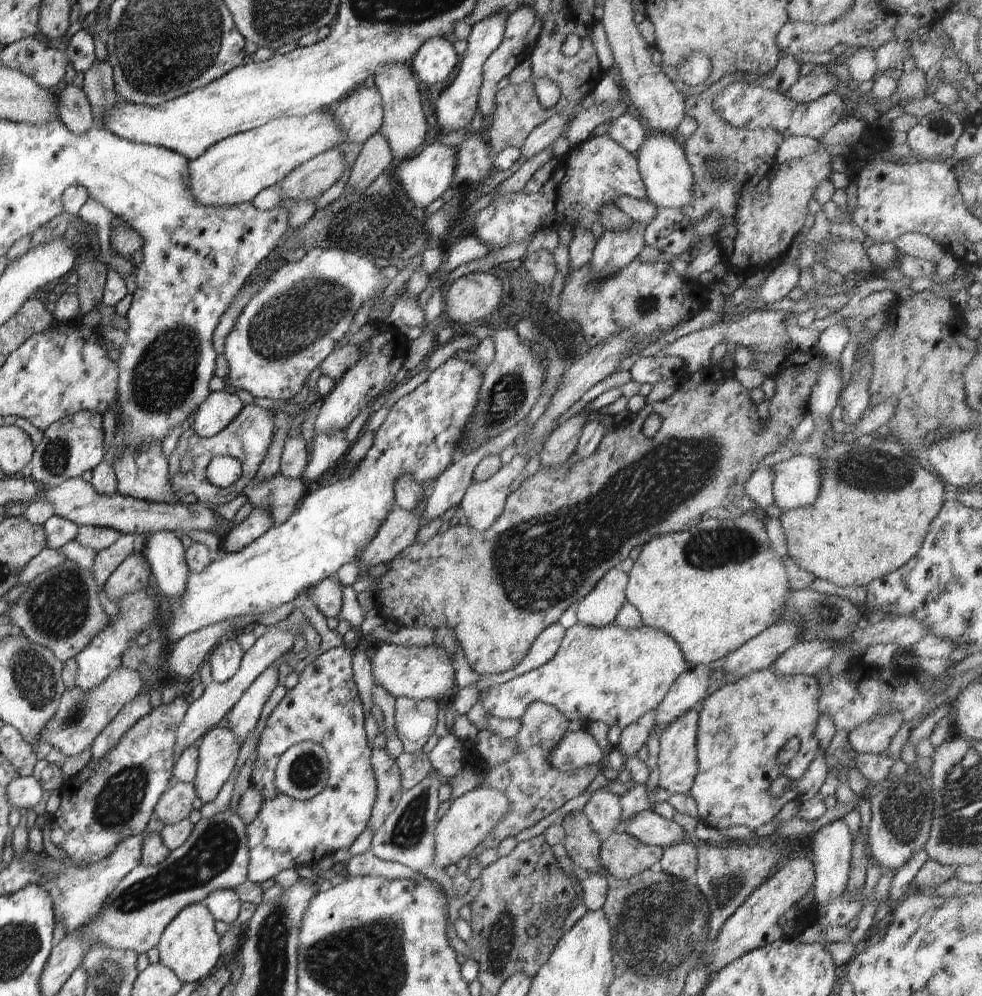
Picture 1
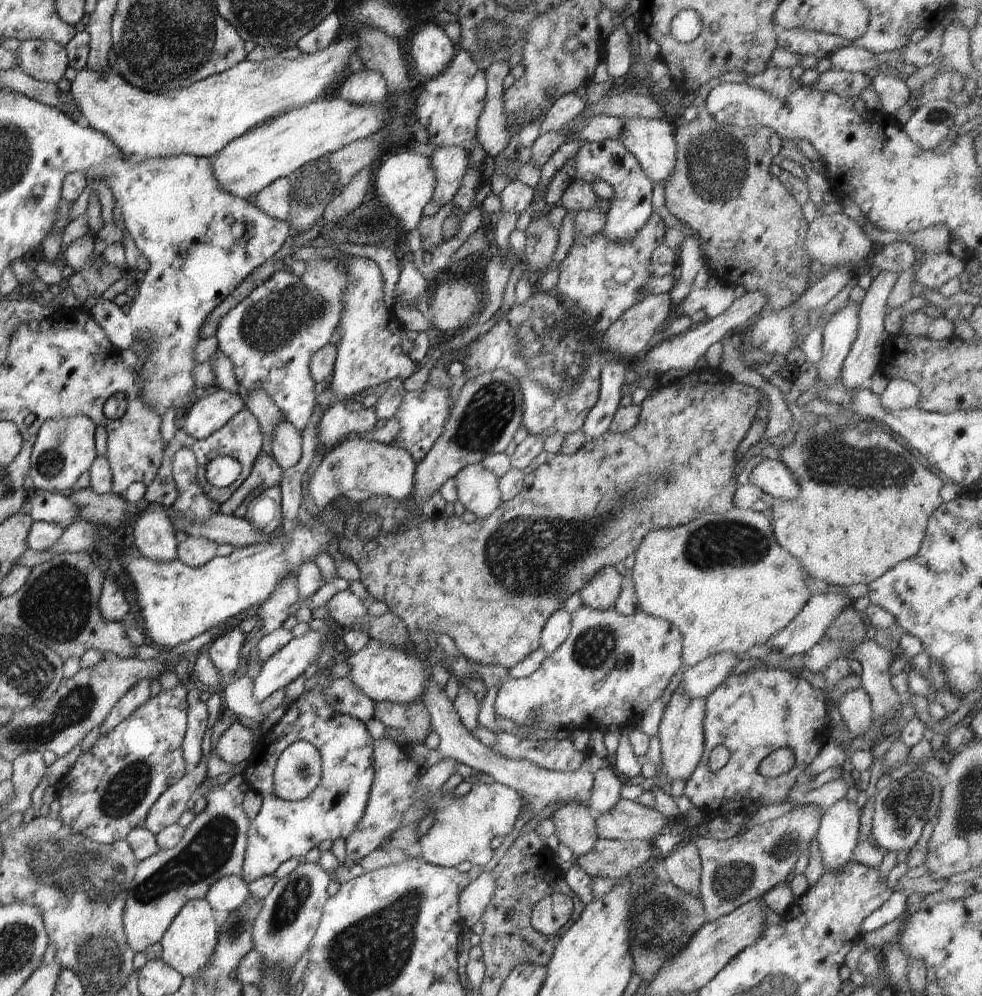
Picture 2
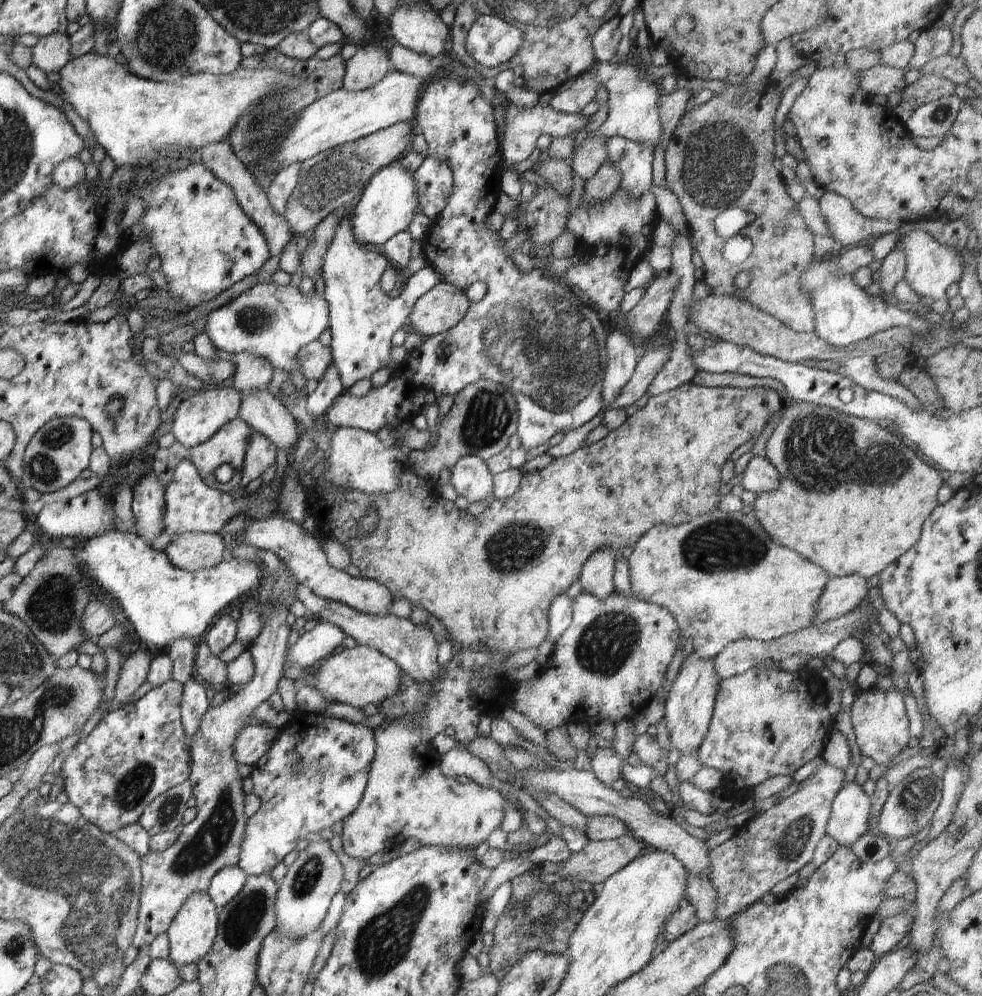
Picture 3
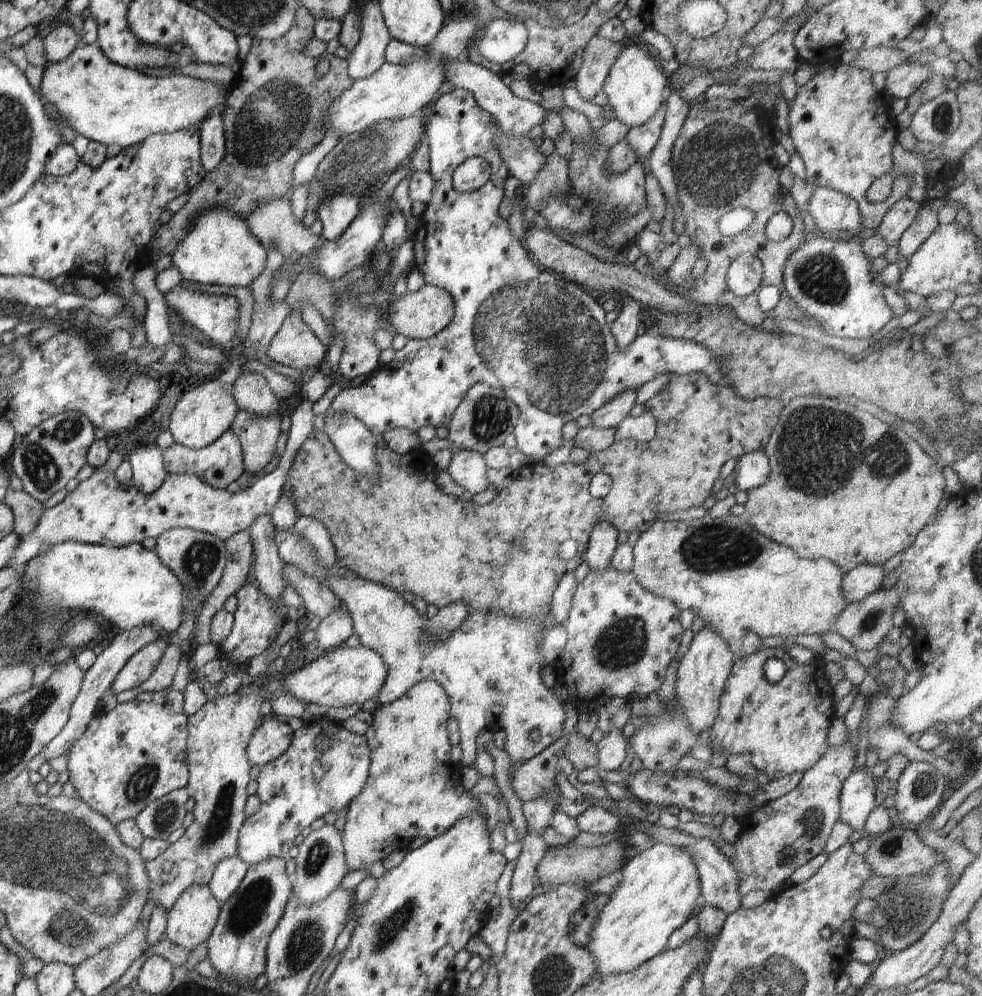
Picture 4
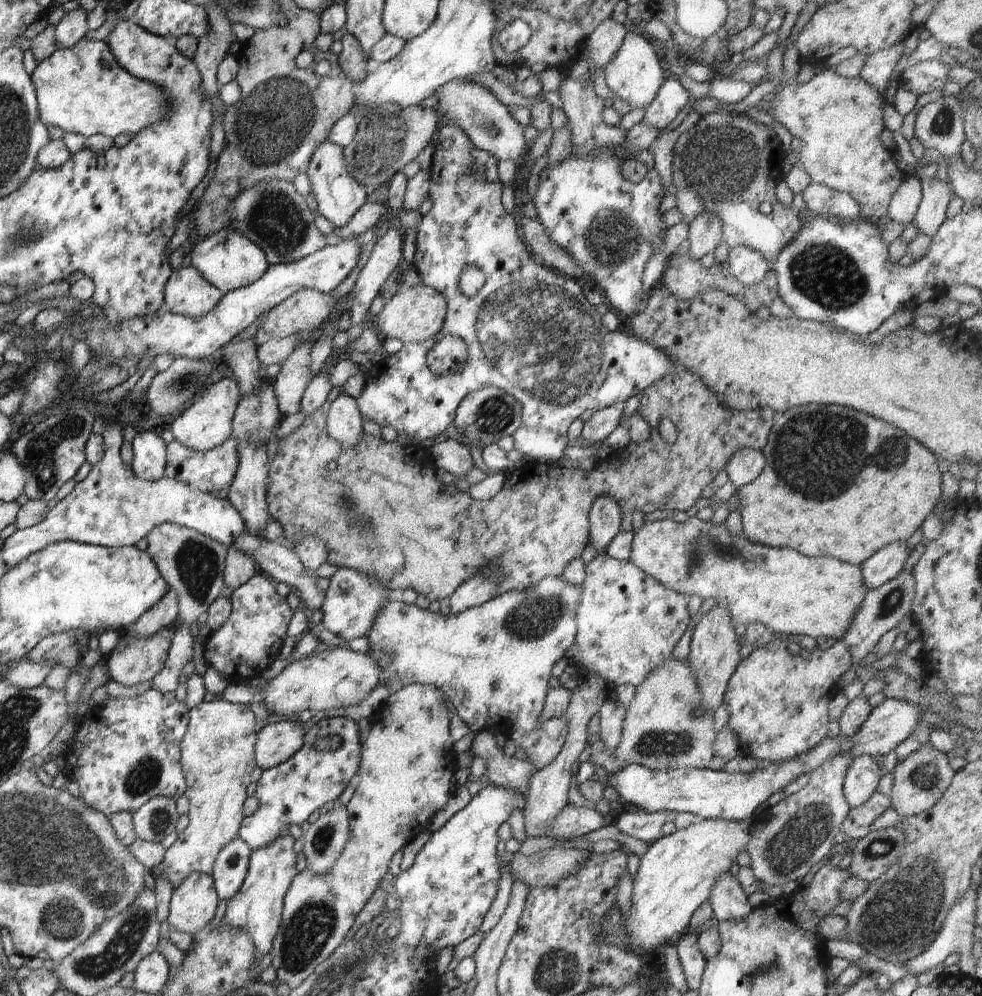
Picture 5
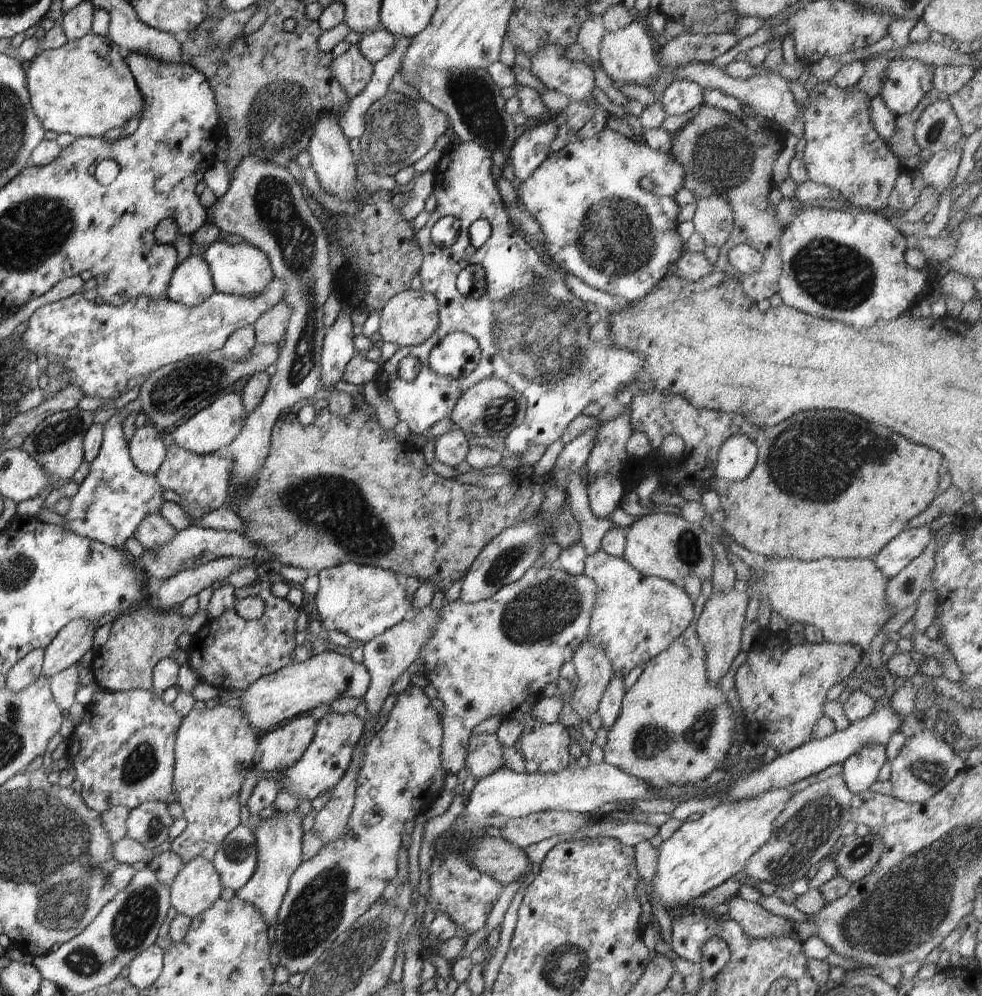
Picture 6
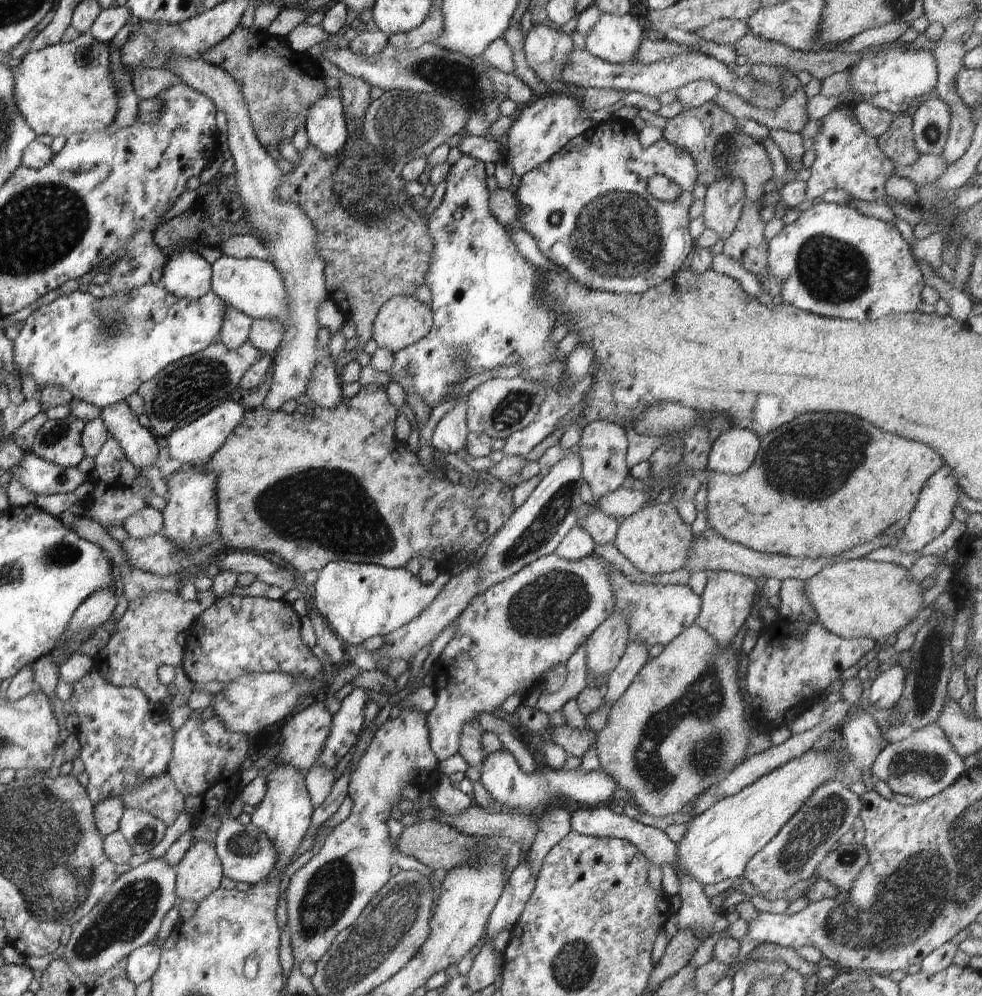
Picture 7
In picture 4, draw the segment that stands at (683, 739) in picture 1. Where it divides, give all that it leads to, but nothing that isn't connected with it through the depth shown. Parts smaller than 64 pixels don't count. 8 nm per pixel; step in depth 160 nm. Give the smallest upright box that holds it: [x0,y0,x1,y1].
[675,627,735,734]

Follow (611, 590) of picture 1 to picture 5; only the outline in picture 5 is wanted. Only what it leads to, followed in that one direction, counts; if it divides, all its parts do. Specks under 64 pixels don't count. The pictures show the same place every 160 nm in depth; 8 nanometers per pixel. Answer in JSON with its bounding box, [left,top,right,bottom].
[589,496,621,553]

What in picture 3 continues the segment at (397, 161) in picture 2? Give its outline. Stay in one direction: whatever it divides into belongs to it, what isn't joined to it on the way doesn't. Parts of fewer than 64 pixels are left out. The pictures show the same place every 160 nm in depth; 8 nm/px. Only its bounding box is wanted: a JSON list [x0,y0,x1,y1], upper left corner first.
[351,161,419,246]

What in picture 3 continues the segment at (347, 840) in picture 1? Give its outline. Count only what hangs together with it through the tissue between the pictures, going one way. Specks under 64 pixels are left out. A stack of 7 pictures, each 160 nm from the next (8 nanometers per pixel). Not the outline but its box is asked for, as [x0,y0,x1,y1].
[237,711,376,876]

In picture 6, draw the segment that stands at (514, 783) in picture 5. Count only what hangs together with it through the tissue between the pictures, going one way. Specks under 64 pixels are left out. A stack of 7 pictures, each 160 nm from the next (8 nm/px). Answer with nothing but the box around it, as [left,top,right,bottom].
[465,734,506,780]

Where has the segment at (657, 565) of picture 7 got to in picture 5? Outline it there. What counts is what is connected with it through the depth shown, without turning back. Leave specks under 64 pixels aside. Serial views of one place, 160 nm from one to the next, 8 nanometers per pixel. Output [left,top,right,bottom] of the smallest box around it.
[629,517,869,639]

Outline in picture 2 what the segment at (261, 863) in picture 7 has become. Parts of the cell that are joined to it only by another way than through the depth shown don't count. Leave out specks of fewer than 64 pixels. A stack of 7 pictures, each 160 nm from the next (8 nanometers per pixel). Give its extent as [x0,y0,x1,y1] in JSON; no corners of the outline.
[205,876,249,913]

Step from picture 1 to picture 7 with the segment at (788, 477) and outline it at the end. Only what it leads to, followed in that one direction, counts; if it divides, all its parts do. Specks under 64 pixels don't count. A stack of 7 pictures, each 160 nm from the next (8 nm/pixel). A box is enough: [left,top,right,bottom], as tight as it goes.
[707,427,759,474]

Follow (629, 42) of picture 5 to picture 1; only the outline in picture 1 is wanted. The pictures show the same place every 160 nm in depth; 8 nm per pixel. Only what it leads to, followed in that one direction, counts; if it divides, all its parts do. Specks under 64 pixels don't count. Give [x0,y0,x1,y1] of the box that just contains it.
[635,131,694,211]

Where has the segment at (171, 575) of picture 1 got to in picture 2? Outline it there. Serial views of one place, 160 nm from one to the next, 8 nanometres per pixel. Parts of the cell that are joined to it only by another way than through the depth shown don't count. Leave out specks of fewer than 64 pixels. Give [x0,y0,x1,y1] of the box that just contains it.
[134,503,178,562]

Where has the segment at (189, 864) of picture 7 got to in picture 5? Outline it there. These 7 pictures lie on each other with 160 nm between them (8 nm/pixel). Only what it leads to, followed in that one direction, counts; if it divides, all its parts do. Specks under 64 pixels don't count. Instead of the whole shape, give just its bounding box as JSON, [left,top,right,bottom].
[167,873,219,936]

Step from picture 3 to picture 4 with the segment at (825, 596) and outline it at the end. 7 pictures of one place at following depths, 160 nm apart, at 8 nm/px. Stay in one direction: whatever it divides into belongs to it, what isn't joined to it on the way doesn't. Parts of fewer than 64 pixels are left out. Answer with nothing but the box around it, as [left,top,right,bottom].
[843,563,885,606]

